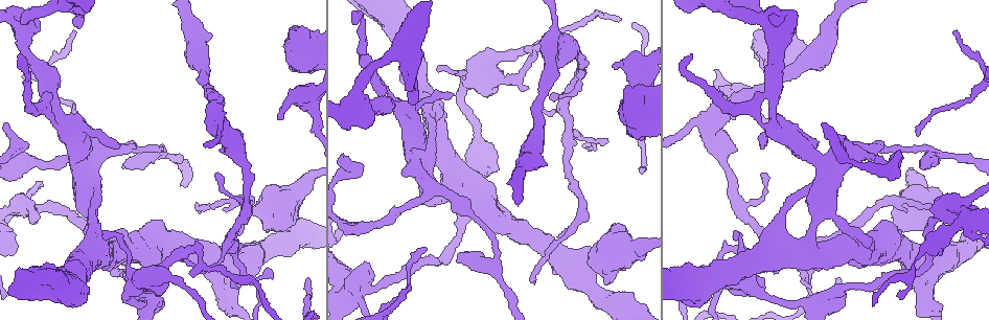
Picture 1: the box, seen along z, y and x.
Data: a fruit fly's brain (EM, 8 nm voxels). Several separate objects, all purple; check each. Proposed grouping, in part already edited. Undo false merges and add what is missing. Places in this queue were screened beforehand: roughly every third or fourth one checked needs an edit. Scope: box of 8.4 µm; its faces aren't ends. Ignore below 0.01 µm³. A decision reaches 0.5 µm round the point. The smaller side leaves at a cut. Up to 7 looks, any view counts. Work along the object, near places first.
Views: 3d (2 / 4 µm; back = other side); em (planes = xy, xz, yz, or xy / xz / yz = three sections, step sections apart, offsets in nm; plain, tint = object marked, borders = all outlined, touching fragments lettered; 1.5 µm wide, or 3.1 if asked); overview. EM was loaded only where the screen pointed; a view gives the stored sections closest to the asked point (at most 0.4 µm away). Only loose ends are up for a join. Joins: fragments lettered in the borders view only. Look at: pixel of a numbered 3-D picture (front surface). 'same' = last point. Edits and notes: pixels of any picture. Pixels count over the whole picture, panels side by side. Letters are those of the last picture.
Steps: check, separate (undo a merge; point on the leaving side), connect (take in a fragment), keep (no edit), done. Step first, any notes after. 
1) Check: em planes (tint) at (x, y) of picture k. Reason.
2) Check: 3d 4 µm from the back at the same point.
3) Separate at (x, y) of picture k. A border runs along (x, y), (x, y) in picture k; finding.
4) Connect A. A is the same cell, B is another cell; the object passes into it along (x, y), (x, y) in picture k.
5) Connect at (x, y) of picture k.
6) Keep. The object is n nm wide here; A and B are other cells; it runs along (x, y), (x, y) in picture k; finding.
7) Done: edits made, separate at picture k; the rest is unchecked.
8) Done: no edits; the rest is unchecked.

Check: 3d 4 µm at (409, 284) of picture 1. Free end.

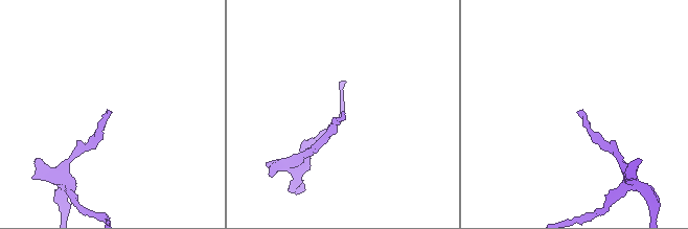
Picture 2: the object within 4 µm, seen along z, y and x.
Check: em xz step 8 (borders) at (578, 113) of picture 2. Now the EM.

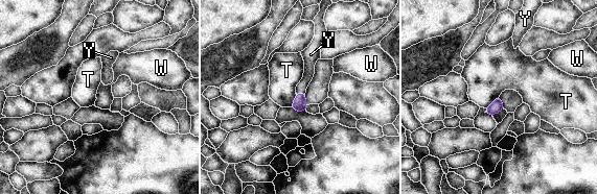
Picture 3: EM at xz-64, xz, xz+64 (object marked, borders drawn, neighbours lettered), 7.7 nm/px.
Connect Y. The object is 90 nm wide here; Y is the same cell, T and W are other cells; the object passes into it along (299, 104), (300, 92), (310, 62) in picture 3; the neuron continues.

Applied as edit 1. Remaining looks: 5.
Check: overview.

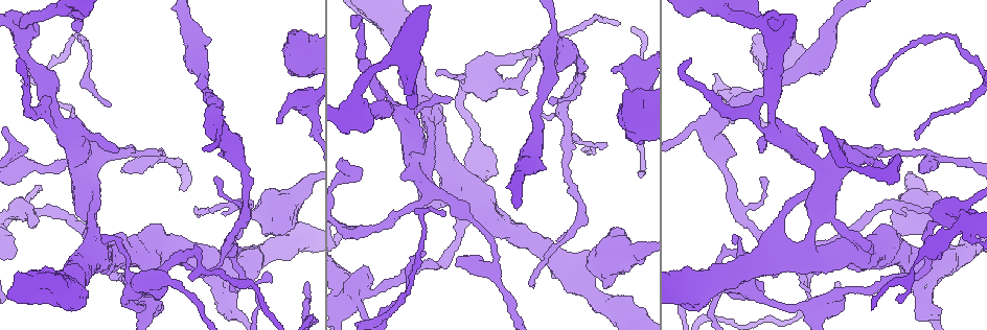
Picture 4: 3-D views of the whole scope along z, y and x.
Check: 3d 4 µm at (879, 104) of picture 4. End of a long branch.

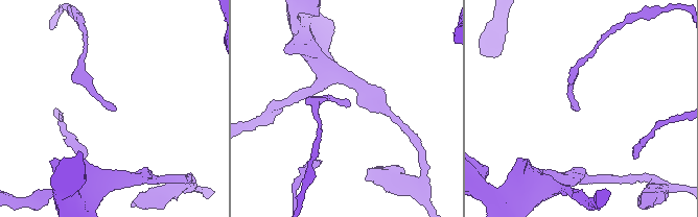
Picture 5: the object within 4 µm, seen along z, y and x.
Check: em planes (borders) at (114, 109) of picture 5.

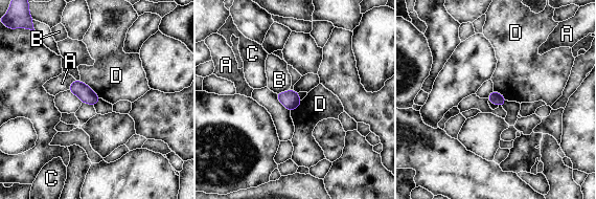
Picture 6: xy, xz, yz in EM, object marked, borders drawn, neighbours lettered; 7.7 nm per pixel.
Keep. A, B, C and D are other cells; a border runs along (79, 81), (87, 84), (100, 97) in picture 6; no lettered fragment goes on from it.

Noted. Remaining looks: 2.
Check: 3d 2 µm at (690, 57) of picture 4. Tapers out.

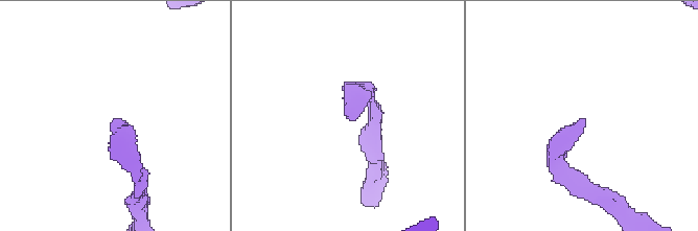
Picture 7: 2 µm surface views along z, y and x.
Check: em planes (borders) at (111, 123) of picture 7. Need the tissue.

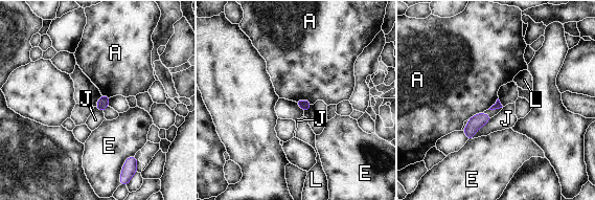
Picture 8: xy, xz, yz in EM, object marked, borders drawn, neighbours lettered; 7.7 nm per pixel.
Keep. A, E, J and L are other cells; none of them fits.

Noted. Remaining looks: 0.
Done: edits made, connect at picture 3; the rest is unchecked.

